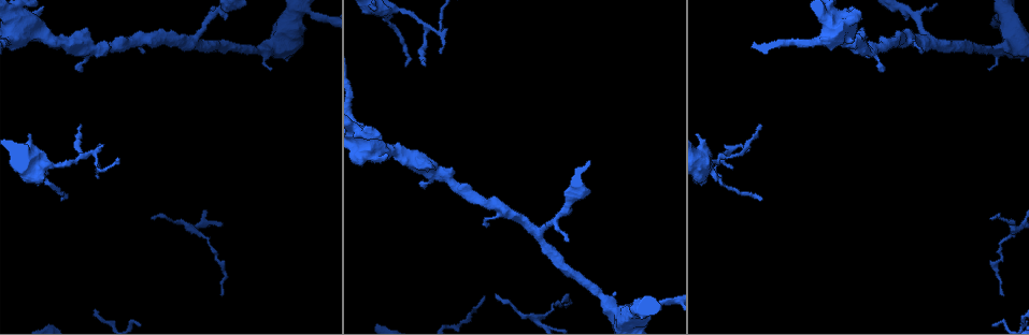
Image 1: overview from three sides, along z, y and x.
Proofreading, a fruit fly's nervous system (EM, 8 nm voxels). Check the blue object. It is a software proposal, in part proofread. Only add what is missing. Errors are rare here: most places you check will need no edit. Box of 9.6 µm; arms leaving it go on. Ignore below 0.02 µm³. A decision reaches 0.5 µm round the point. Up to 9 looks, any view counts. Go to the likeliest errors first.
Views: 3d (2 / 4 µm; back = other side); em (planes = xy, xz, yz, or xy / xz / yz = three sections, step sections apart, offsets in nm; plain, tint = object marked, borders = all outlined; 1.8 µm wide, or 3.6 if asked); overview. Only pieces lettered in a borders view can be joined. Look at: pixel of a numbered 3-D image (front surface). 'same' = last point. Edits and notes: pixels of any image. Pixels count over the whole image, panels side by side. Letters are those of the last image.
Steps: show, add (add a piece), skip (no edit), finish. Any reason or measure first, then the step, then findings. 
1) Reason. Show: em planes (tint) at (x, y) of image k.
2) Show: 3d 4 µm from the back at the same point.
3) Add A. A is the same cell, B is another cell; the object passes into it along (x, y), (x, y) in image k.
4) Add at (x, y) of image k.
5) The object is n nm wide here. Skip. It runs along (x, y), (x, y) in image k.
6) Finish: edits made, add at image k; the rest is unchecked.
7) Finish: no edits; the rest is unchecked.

Tapers out. Show: em xz step 16 (tint) at (60, 201) of image 1.

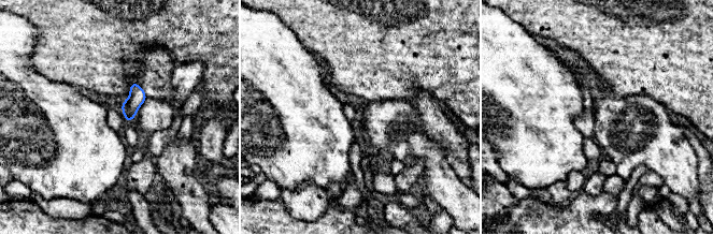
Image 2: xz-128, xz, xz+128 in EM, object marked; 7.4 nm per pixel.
Cut it another way. Show: em planes (borders) at the same point.

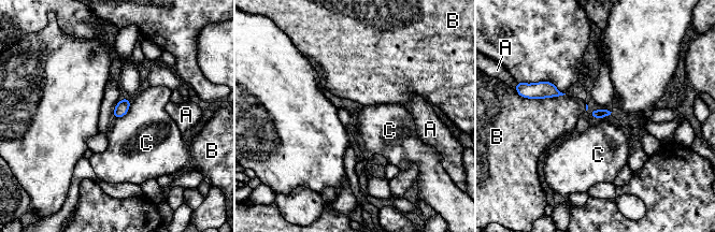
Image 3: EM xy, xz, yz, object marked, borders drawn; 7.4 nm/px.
Skip. A, B and C are other cells; a border runs along (130, 99), (128, 111), (113, 119) in image 3; none of them fits.

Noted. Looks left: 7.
An open end. Show: 3d 2 µm at (1003, 296) of image 1.

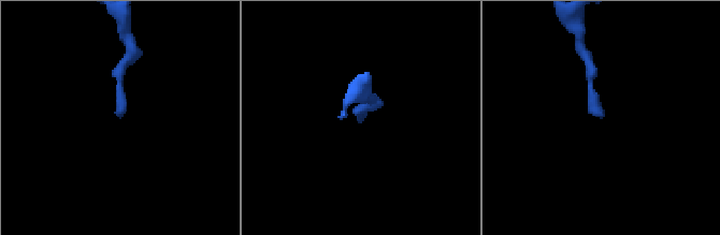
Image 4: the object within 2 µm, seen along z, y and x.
Now the EM. Show: em planes (tint) at (119, 118) of image 4.

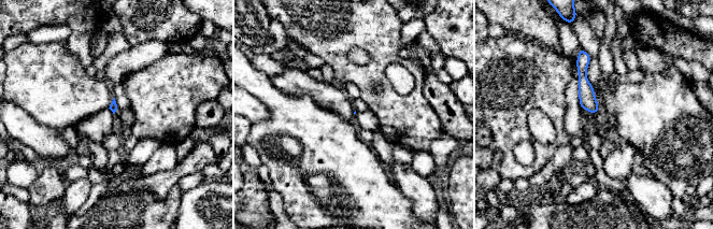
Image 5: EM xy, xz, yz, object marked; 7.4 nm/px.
What lies round it. Show: em planes (borders) at the same point.

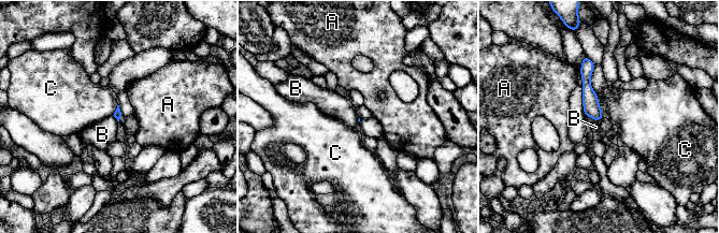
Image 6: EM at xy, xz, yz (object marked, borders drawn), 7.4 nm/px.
Skip. A, B and C are other cells; a border runs along (594, 119), (601, 120) in image 6; no lettered piece goes on from it.

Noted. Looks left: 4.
Tapers out. Show: em planes (tint) at (81, 123) of image 1.

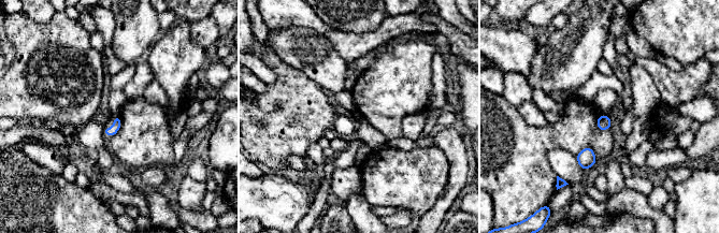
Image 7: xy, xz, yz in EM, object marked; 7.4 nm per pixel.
See the neighbours. Show: em planes (borders) at the same point.

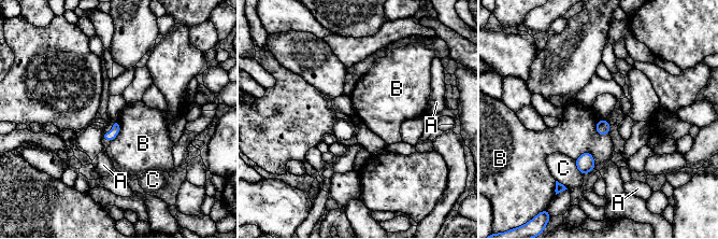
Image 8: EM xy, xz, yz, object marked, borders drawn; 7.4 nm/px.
Skip. A, B and C are other cells; a border runs along (574, 159), (589, 152), (596, 169) in image 8; none of them fits.

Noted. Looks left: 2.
Finish: no edits; the rest is unchecked.

